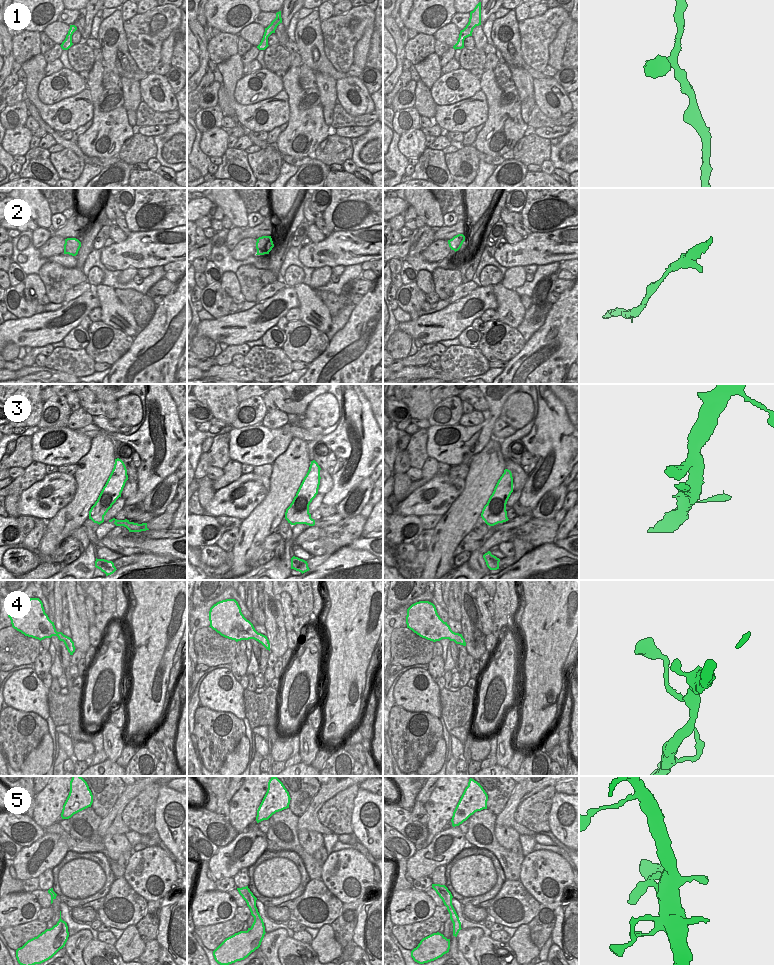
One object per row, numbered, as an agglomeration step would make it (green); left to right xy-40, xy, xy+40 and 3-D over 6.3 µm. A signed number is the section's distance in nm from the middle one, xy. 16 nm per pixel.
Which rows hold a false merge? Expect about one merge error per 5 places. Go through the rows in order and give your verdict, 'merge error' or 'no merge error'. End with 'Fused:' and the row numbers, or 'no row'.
1: no merge error
2: no merge error
3: no merge error
4: no merge error
5: no merge error
Fused: no row

